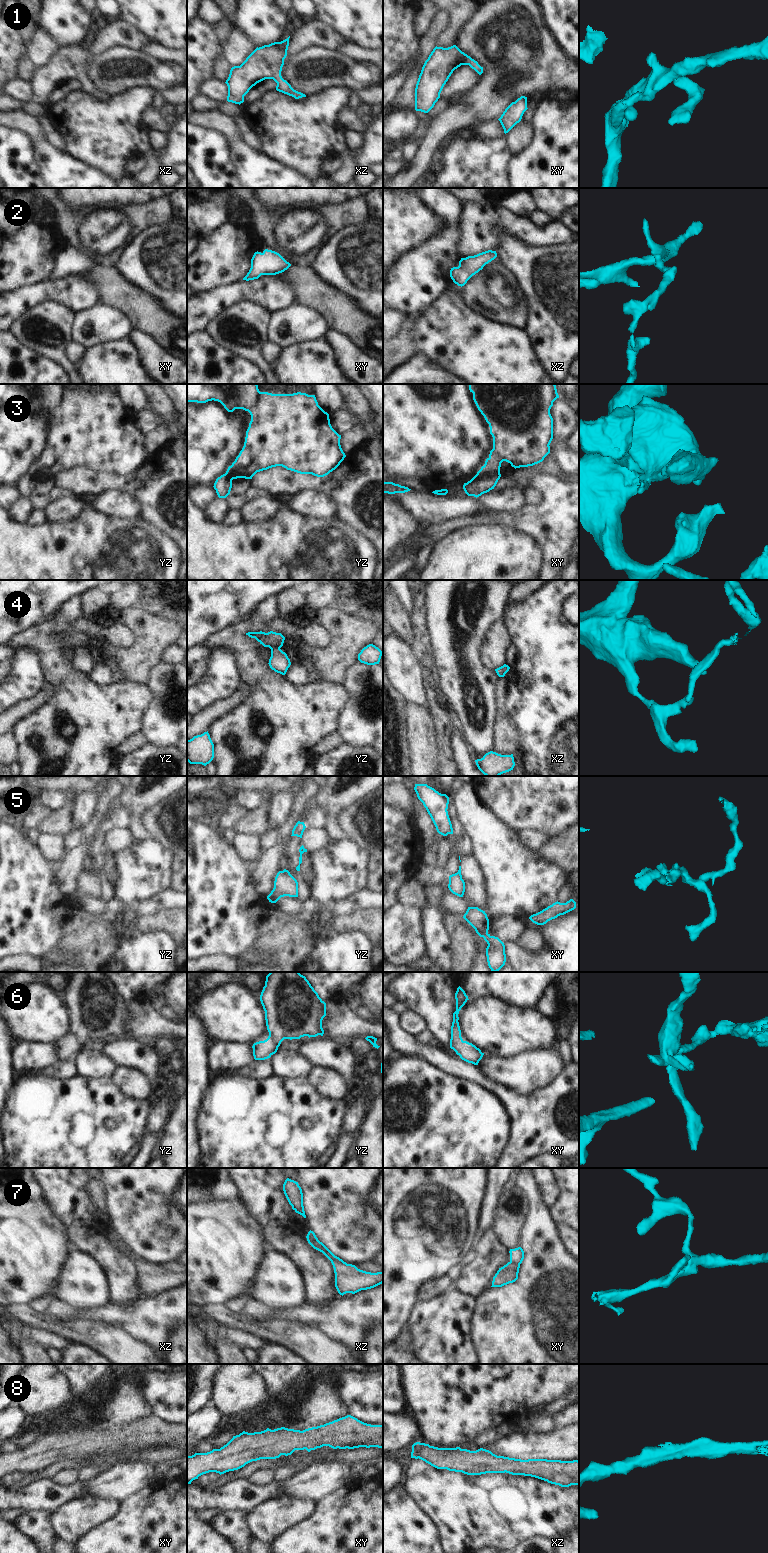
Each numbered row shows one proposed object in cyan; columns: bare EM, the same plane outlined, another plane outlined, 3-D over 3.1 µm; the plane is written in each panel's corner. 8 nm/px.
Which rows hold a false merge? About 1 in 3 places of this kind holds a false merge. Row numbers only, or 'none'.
3, 4, 5, 7

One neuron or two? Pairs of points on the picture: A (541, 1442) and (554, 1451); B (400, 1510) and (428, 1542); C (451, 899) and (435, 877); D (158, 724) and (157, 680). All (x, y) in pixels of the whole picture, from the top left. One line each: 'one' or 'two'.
A: one
B: one
C: two
D: one

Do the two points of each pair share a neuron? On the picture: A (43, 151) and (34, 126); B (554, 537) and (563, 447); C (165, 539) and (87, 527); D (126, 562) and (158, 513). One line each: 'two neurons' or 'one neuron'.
A: two neurons
B: two neurons
C: one neuron
D: two neurons

